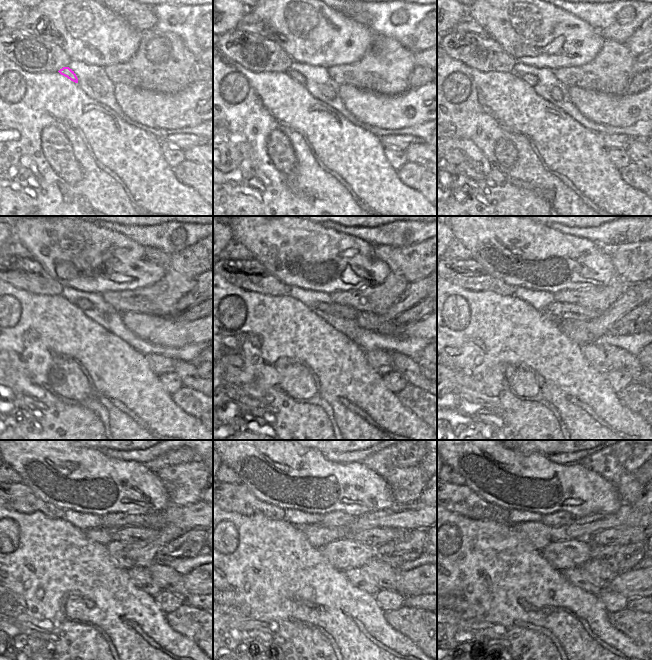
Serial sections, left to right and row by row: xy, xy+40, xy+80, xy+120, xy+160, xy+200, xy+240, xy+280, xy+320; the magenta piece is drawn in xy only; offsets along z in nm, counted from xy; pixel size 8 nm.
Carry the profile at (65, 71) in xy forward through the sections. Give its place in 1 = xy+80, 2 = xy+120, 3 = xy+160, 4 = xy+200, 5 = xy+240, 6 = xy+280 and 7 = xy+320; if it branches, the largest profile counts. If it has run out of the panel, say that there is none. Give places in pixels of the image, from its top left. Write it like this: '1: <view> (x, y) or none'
1: xy+80 (529, 79)
2: xy+120 (83, 304)
3: xy+160 (334, 309)
4: xy+200 (559, 311)
5: xy+240 (135, 535)
6: xy+280 (379, 535)
7: xy+320 (617, 535)

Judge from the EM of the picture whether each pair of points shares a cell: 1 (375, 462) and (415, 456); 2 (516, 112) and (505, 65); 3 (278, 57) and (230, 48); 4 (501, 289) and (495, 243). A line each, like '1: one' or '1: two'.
1: one
2: two
3: one
4: two

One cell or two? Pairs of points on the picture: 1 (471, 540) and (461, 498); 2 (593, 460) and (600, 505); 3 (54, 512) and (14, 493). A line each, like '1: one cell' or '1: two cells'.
1: two cells
2: two cells
3: one cell

